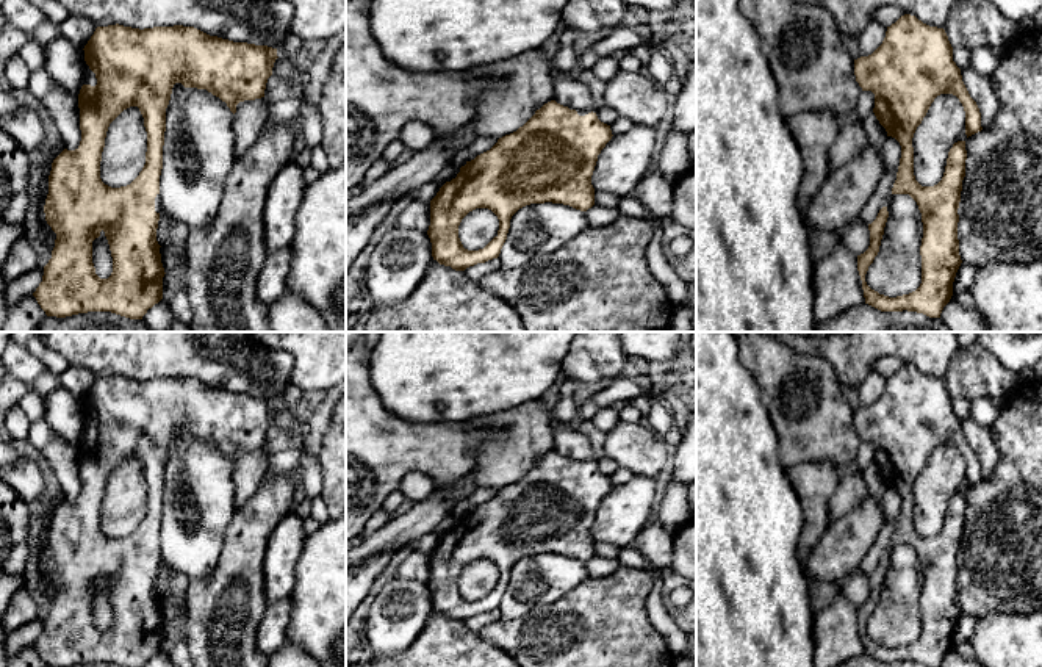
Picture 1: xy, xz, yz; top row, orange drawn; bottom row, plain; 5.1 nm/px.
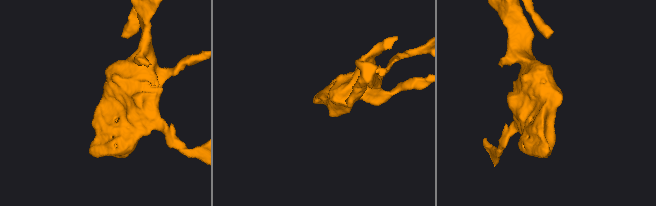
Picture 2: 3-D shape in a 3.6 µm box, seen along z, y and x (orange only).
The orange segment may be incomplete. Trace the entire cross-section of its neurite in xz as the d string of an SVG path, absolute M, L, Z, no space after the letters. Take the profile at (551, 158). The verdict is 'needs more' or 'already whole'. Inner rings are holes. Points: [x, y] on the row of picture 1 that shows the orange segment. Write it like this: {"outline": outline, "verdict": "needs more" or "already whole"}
{"outline": "M555 100L544 103L516 132L466 161L430 200L427 235L433 260L465 271L498 258L512 216L530 204L563 204L580 211L591 208L591 175L612 136L610 125L593 111L579 116ZM476 208L491 210L499 219L499 230L483 249L468 251L458 238L458 225Z", "verdict": "already whole"}

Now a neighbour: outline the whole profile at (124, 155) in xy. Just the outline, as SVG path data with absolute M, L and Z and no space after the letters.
M138 106L124 110L108 127L100 161L100 178L111 188L130 185L142 171L147 132Z

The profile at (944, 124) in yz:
M953 94L937 96L912 138L915 180L922 186L937 185L943 177L950 149L965 139L962 103Z

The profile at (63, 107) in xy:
M59 85L49 91L41 103L49 110L64 149L78 149L81 141L78 96L69 94Z

